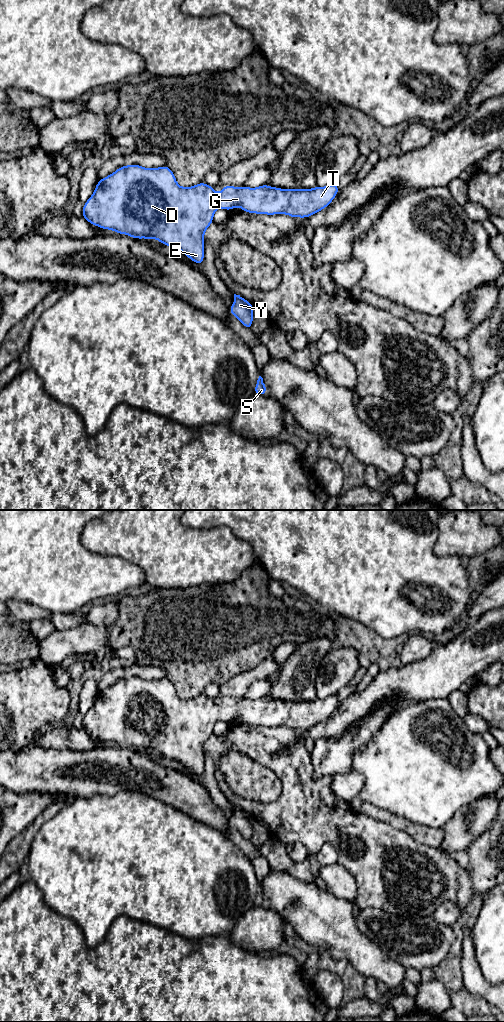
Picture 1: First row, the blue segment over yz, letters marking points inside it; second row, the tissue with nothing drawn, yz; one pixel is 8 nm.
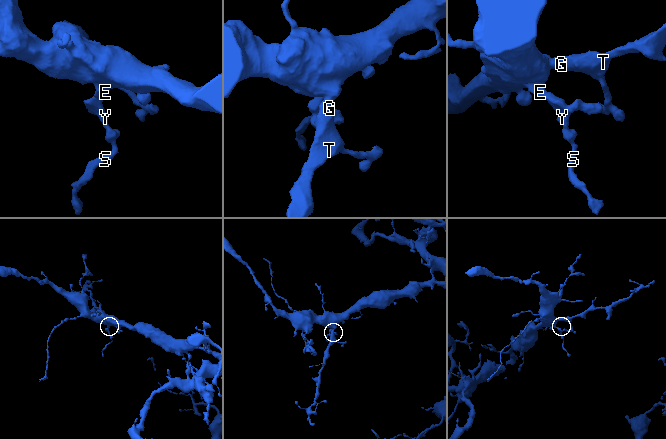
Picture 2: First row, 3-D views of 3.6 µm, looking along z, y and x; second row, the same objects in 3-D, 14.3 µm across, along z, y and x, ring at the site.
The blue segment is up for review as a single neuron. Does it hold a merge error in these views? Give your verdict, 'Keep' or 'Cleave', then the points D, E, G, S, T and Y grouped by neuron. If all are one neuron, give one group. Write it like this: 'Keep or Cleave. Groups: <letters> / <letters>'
Keep. Groups: D E G S T Y

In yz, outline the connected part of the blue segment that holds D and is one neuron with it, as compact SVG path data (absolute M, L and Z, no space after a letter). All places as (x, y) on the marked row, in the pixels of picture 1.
M138 164L119 167L112 174L98 180L93 194L82 208L82 217L92 226L114 230L135 239L157 239L174 247L199 265L204 262L204 234L213 223L218 208L227 211L241 207L246 213L307 218L325 209L339 193L337 183L311 189L282 189L267 184L250 188L224 185L217 194L213 186L201 182L191 187L180 187L175 174L166 165L145 168Z

